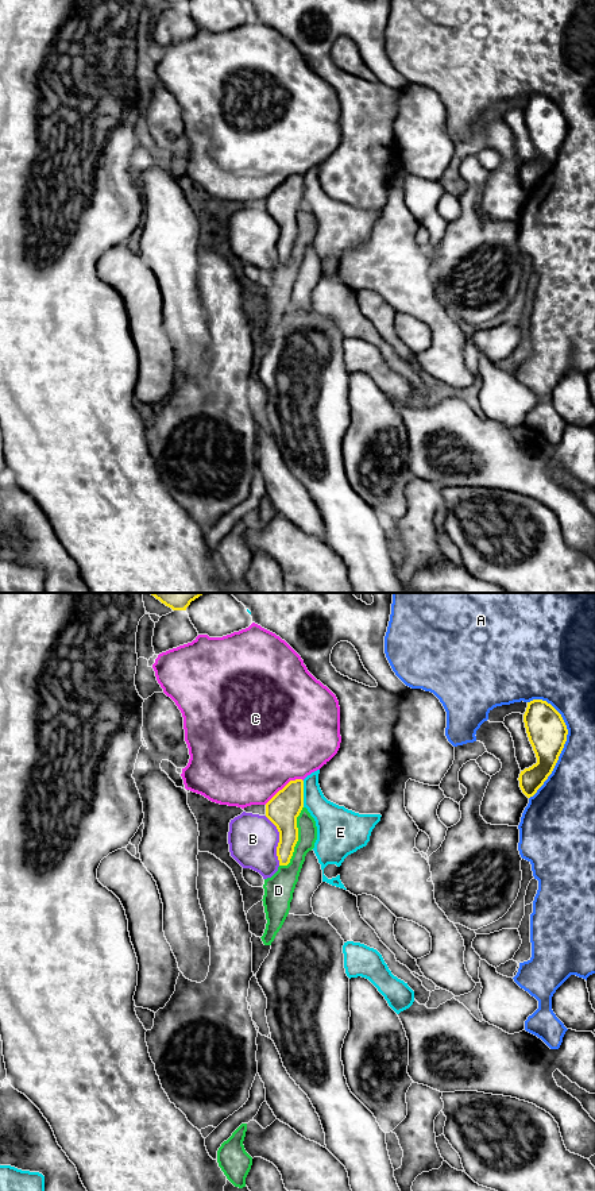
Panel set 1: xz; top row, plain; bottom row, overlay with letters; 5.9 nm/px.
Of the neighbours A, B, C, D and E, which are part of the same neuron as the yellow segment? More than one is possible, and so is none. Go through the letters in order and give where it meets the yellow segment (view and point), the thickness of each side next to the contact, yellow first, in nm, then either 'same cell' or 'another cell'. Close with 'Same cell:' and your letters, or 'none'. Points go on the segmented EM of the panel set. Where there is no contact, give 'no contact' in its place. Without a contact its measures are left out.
A: contact xz (563, 747); calibres 240 and 280 nm; another cell
B: contact xz (279, 840); calibres 190 and 300 nm; another cell
C: contact xz (285, 786); calibres 190 and 500 nm; another cell
D: contact xz (297, 839); calibres 190 and 140 nm; another cell
E: contact xz (302, 794); calibres 190 and 220 nm; another cell
Same cell: none

